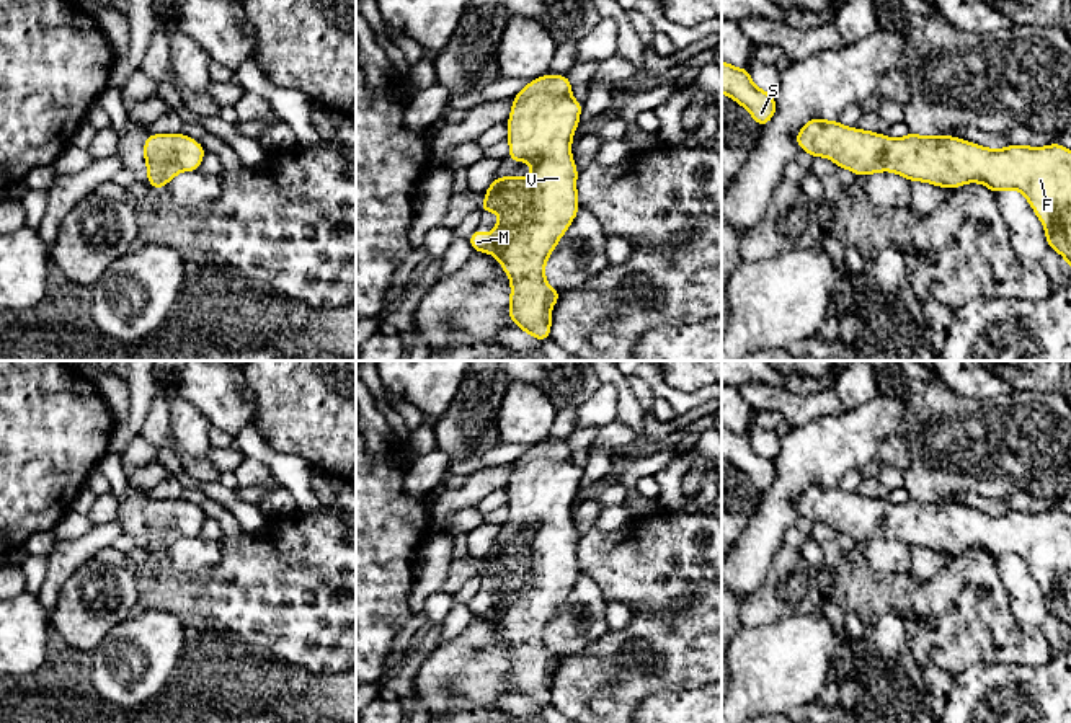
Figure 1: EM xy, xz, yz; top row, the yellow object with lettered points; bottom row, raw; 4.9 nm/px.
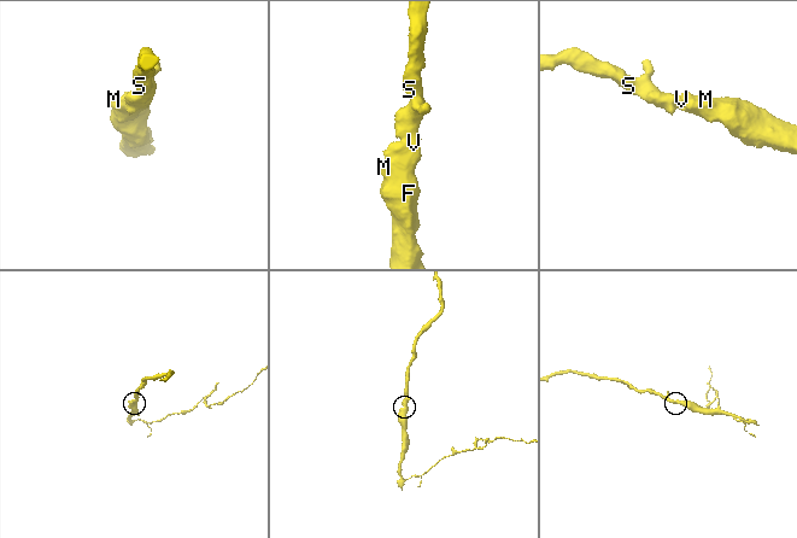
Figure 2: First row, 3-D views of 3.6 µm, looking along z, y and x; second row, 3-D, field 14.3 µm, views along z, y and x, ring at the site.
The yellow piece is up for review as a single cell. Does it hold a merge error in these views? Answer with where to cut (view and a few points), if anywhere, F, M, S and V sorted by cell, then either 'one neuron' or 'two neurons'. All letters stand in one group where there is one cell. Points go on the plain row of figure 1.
cut none; groups F M S V; one neuron

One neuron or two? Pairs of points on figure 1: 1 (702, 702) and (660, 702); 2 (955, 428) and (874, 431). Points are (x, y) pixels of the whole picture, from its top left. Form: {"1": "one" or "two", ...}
{"1": "one", "2": "two"}

